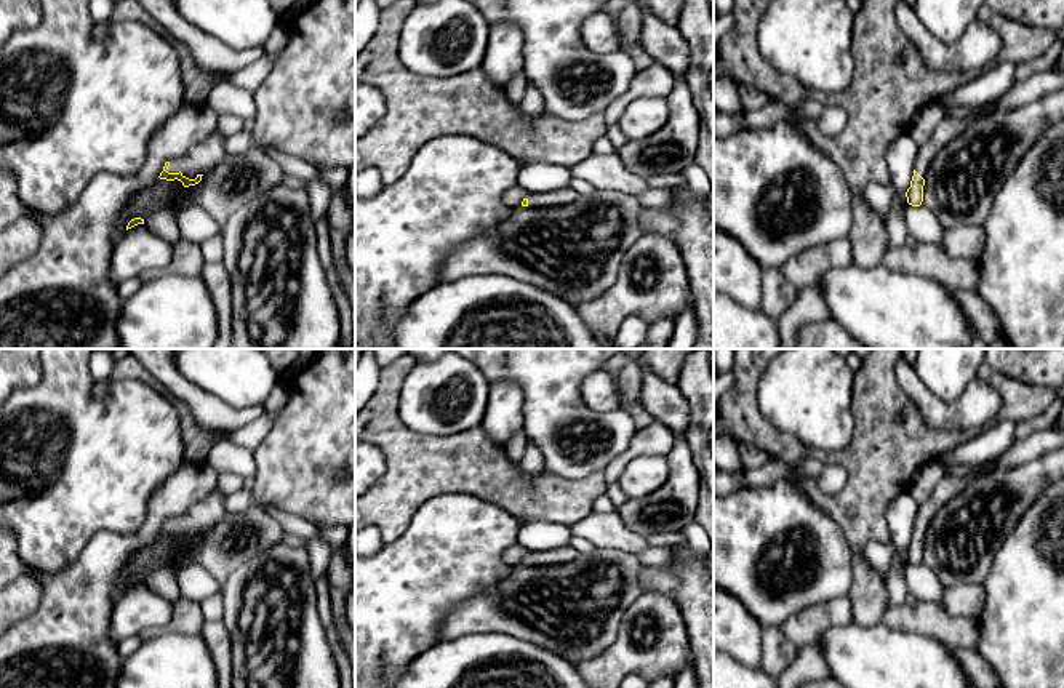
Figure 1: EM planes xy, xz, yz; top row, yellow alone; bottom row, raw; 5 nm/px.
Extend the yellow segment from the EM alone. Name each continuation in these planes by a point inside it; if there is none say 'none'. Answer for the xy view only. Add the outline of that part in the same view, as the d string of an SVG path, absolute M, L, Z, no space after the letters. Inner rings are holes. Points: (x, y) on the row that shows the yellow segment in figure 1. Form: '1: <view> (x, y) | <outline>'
1: xy (205, 156) | M211 133L192 150L170 162L168 173L182 173L189 179L210 173L224 157L224 138Z

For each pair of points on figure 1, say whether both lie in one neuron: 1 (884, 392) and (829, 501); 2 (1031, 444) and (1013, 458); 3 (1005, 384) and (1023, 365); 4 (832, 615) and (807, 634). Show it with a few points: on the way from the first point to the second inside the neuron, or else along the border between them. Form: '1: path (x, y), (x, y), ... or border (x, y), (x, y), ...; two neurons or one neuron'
1: path (884, 423), (884, 455), (879, 464), (860, 484); one neuron
2: path (1026, 448), (1018, 453); one neuron
3: border (988, 365), (1016, 381); two neurons
4: path (826, 615), (813, 628); one neuron

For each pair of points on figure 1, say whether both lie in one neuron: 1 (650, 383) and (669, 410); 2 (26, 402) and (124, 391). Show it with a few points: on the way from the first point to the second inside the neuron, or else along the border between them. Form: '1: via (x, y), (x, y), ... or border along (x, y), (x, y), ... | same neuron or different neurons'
1: via (653, 389), (666, 404) | same neuron
2: via (50, 407), (100, 407) | same neuron

